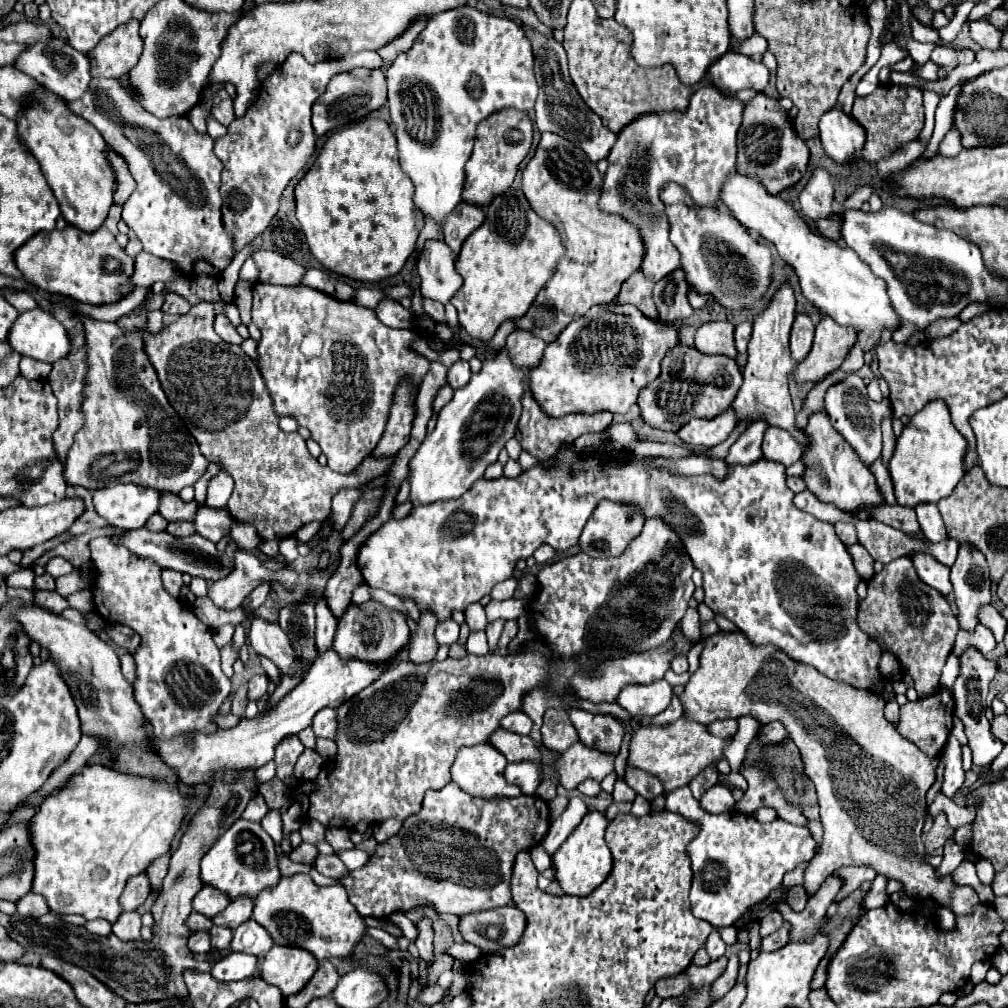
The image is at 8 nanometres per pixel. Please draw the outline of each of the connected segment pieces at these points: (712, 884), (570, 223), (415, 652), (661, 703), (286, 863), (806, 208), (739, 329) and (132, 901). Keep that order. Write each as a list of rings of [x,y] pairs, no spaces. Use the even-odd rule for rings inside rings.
[[[680,787],[666,795],[666,809],[690,821],[700,823],[698,837],[688,845],[692,861],[692,913],[714,927],[734,925],[736,919],[754,903],[760,903],[768,893],[782,883],[782,877],[800,863],[810,861],[816,851],[816,841],[806,827],[792,825],[784,819],[758,823],[752,815],[728,811],[712,815],[700,809],[690,787]]]
[[[542,133],[534,157],[522,171],[522,191],[534,211],[558,229],[566,255],[528,313],[514,323],[546,343],[552,343],[570,321],[582,317],[590,307],[612,303],[620,285],[642,263],[644,247],[638,231],[622,217],[598,209],[600,189],[602,175],[582,149],[554,133]]]
[[[424,611],[420,621],[418,621],[418,631],[410,635],[410,661],[412,663],[428,663],[434,661],[438,643],[434,639],[434,627],[436,627],[436,617],[432,611]]]
[[[660,679],[652,685],[626,685],[616,697],[616,703],[624,707],[632,717],[650,719],[670,705],[672,695],[672,687]]]
[[[278,853],[278,867],[280,867],[280,873],[282,875],[294,875],[294,873],[308,873],[308,867],[306,865],[298,865],[298,863],[292,863],[284,853]]]
[[[814,169],[810,181],[800,193],[800,211],[810,221],[828,217],[834,207],[834,183],[826,169]]]
[[[746,321],[746,323],[736,325],[734,339],[736,339],[736,349],[738,349],[738,353],[746,353],[746,347],[748,347],[750,335],[752,335],[752,323]]]
[[[144,873],[128,879],[128,883],[120,895],[122,911],[136,911],[146,901],[148,895],[150,895],[150,883]]]

